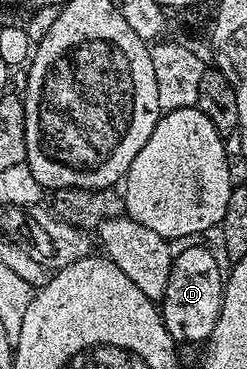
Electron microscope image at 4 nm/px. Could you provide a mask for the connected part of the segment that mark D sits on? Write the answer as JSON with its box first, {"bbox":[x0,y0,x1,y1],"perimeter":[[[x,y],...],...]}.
{"bbox":[160,246,225,343],"perimeter":[[[189,246],[174,255],[171,278],[161,301],[160,314],[165,329],[171,334],[174,343],[206,343],[214,332],[221,313],[224,296],[225,272],[218,258],[203,246]]]}

